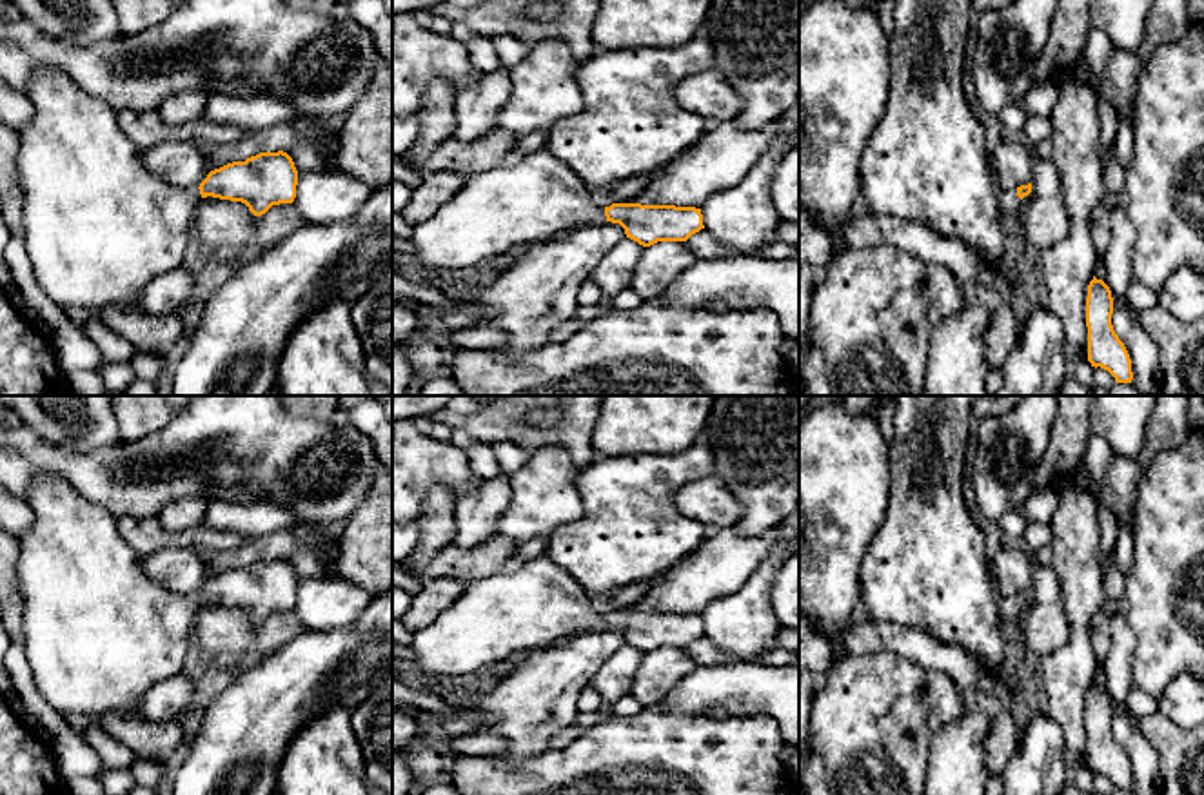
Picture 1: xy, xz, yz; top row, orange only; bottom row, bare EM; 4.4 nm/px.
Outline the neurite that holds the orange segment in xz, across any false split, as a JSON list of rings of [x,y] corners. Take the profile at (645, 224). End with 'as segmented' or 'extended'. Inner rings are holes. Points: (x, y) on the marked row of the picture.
[[[543,149],[469,174],[465,185],[429,220],[412,225],[409,241],[421,267],[456,270],[499,260],[516,249],[543,243],[574,227],[607,221],[619,223],[627,238],[643,247],[657,241],[686,241],[705,229],[701,209],[696,207],[612,203],[603,209],[592,201],[587,183],[548,149]]]; extended

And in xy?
[[[35,69],[24,94],[31,100],[35,116],[18,131],[15,162],[24,194],[22,238],[38,287],[58,307],[82,307],[91,314],[107,307],[140,309],[145,287],[156,276],[183,265],[183,256],[192,245],[191,218],[202,198],[242,201],[254,216],[296,198],[298,171],[283,151],[227,163],[211,171],[198,187],[176,187],[145,167],[142,147],[122,131],[118,113],[105,100],[84,91],[69,74]]]; extended

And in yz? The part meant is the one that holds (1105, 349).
[[[1093,276],[1086,298],[1088,361],[1108,370],[1117,383],[1131,383],[1131,359],[1111,325],[1113,298],[1110,287]]]; as segmented

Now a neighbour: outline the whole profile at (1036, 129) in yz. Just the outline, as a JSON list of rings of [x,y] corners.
[[[1028,116],[1022,132],[1028,142],[1037,145],[1039,142],[1051,138],[1051,122],[1042,116]]]

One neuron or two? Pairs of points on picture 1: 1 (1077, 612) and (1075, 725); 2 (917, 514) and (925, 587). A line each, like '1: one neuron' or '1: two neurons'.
1: one neuron
2: one neuron

